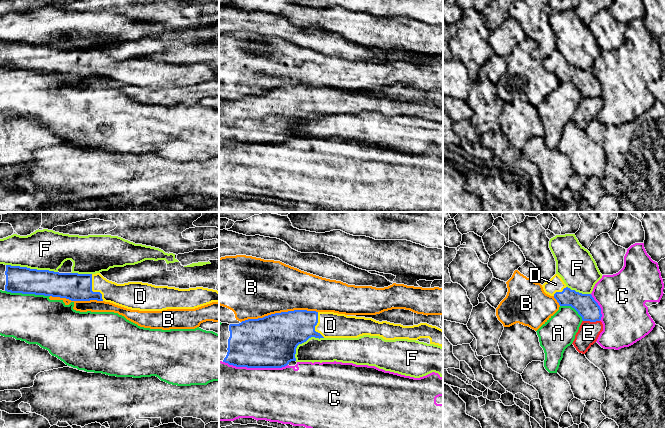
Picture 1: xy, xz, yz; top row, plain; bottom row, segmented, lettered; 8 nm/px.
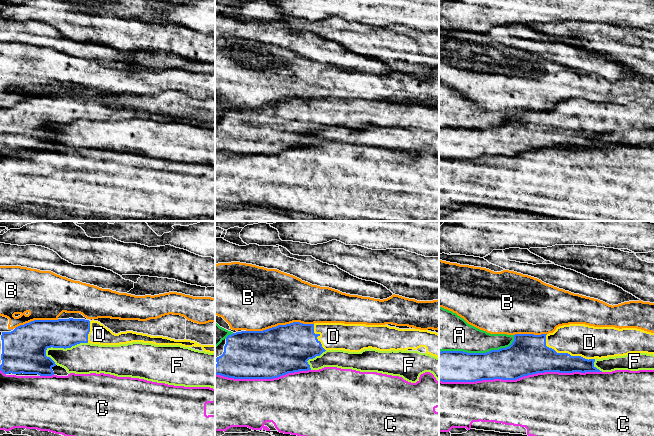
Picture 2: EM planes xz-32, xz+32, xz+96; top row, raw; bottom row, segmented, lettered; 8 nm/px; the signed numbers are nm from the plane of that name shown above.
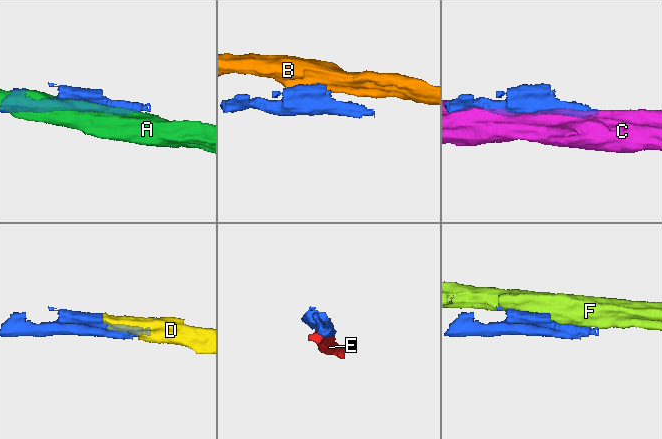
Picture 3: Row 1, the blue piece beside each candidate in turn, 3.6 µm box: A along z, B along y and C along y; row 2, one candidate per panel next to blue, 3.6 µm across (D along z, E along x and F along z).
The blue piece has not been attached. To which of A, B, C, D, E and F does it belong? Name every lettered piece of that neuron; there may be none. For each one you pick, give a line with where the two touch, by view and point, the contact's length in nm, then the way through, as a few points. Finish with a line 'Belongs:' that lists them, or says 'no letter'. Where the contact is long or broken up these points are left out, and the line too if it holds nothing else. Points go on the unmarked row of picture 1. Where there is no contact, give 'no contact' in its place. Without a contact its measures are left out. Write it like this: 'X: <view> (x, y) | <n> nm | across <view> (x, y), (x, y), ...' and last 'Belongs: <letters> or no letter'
D: xy (91, 66) | 240 nm
Belongs: D

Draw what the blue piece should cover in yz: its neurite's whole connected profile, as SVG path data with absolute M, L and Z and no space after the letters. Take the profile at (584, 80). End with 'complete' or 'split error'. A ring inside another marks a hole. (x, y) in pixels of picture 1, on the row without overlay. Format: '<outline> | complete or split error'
M555 50L543 61L546 70L553 72L560 82L571 82L582 93L583 97L600 97L601 84L591 70L582 70L566 62L562 54Z | split error

